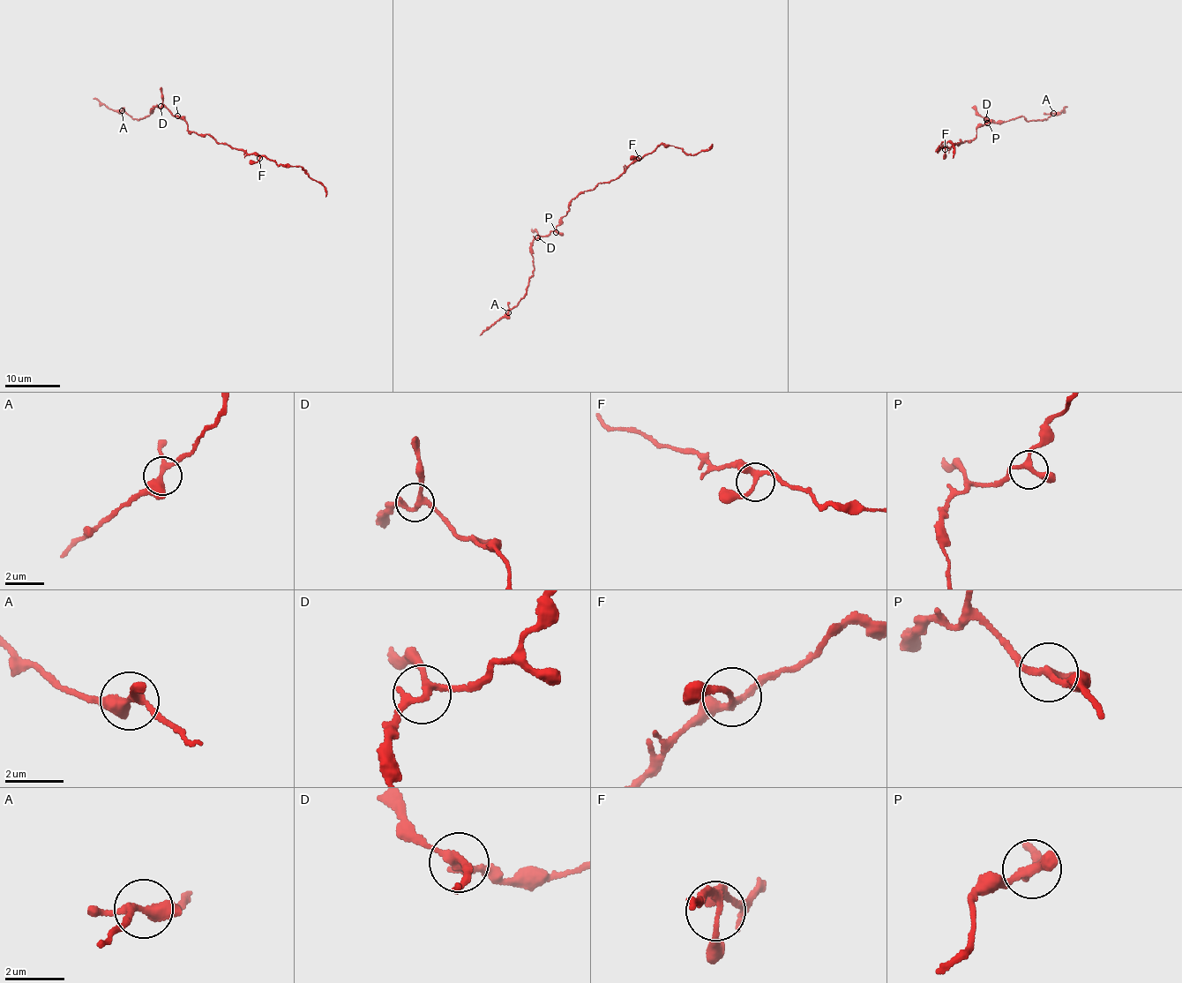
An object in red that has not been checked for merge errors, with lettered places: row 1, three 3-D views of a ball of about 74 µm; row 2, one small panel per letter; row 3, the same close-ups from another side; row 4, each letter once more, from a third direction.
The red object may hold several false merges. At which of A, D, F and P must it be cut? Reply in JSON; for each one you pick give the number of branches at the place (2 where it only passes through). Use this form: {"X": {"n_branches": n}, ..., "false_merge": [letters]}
{"false_merge": []}

